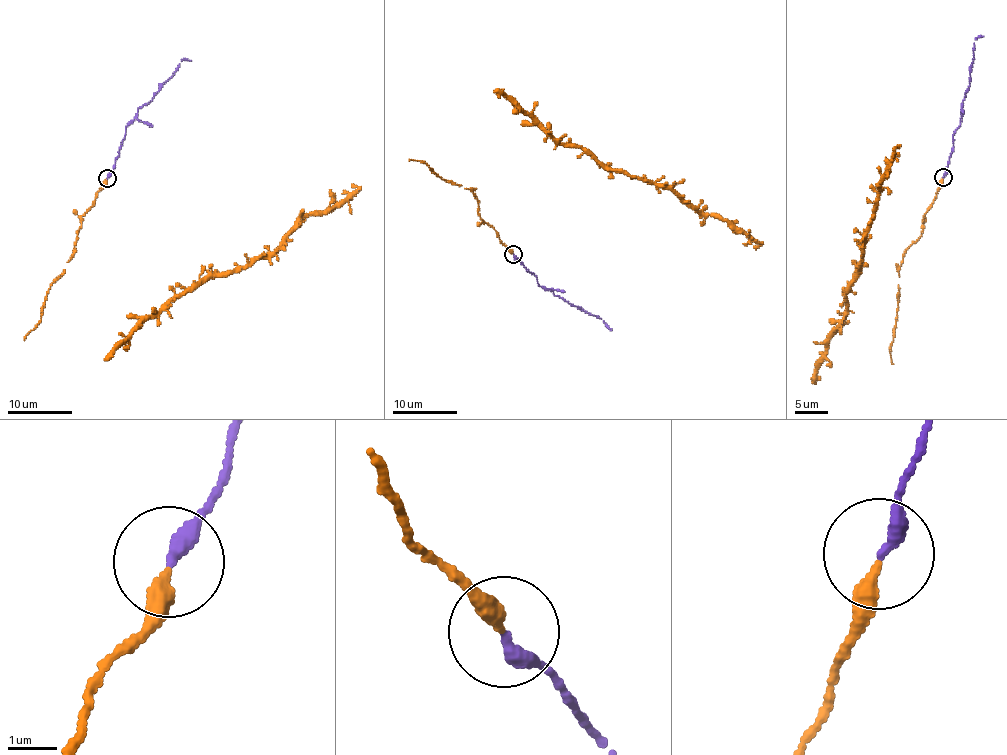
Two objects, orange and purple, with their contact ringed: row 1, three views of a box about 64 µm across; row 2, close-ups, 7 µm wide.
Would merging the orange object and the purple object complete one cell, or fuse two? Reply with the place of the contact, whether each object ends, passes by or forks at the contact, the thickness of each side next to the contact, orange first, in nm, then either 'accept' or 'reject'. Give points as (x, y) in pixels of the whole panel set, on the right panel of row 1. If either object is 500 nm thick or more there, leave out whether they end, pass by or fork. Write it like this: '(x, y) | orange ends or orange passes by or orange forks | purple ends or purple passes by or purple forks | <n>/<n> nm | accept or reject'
(943, 177) | orange ends | purple ends | 320/300 nm | accept

